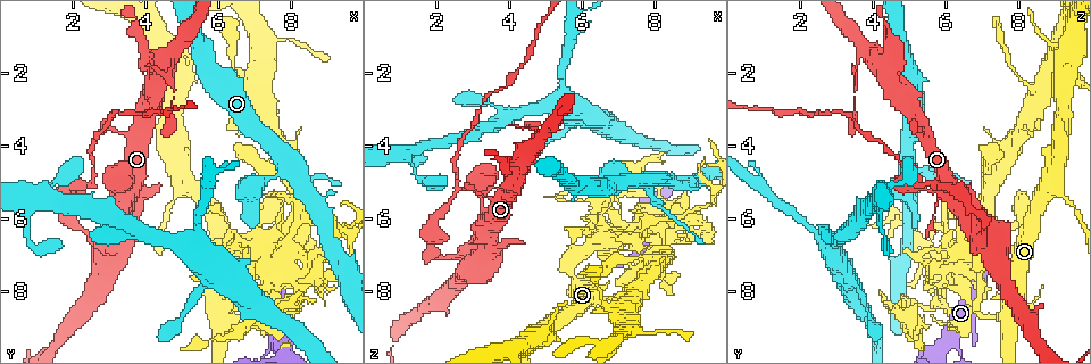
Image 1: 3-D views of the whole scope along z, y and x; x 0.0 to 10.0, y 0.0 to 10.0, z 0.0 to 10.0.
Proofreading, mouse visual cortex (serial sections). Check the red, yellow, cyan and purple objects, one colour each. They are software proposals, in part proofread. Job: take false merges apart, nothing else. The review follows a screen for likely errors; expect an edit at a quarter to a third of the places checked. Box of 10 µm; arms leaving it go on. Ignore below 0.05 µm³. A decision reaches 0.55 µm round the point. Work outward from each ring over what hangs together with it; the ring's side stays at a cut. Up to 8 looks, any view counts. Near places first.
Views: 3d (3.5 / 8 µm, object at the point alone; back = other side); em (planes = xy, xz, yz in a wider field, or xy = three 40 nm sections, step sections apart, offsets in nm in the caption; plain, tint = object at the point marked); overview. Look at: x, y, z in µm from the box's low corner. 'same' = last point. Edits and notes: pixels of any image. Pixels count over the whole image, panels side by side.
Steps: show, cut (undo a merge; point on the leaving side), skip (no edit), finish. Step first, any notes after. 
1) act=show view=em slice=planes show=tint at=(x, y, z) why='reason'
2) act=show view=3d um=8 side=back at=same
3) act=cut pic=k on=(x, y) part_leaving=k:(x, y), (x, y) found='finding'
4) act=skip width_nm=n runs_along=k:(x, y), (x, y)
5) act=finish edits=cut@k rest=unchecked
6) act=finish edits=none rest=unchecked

act=show view=3d um=3.5 at=(5.85, 7.05, 7.05) why='sudden change in width'

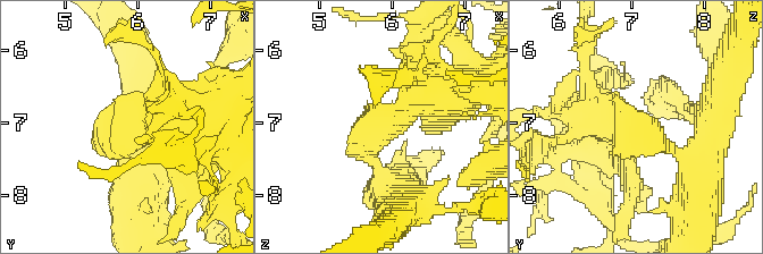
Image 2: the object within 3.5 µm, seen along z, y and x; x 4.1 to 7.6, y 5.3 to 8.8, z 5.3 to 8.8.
act=show view=em slice=xy step=1 show=tint at=(5.80, 7.05, 7.05) arm_widths_nm=300,500 why='now the EM'

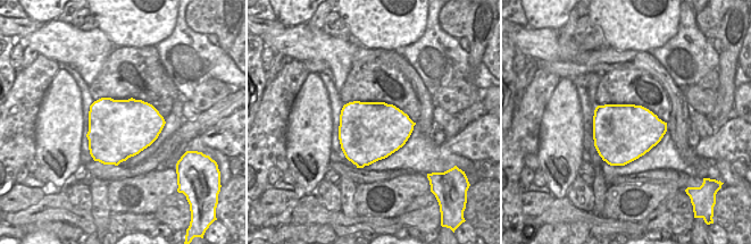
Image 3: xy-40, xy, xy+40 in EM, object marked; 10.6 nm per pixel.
act=show view=em slice=planes show=tint at=same why='another direction'

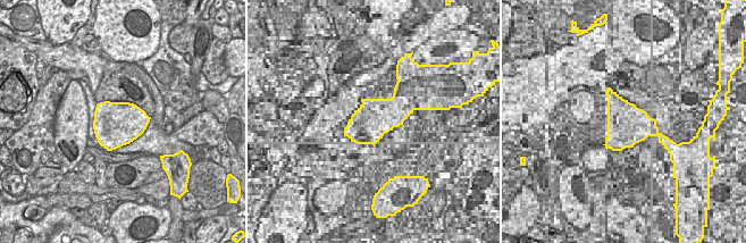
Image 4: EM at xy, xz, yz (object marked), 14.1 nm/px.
act=cut pic=2 on=(108, 134) part_leaving=2:(372, 159), (366, 136), (436, 95) found='two cells meet here'

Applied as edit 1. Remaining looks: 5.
act=show view=overview why='redraw'

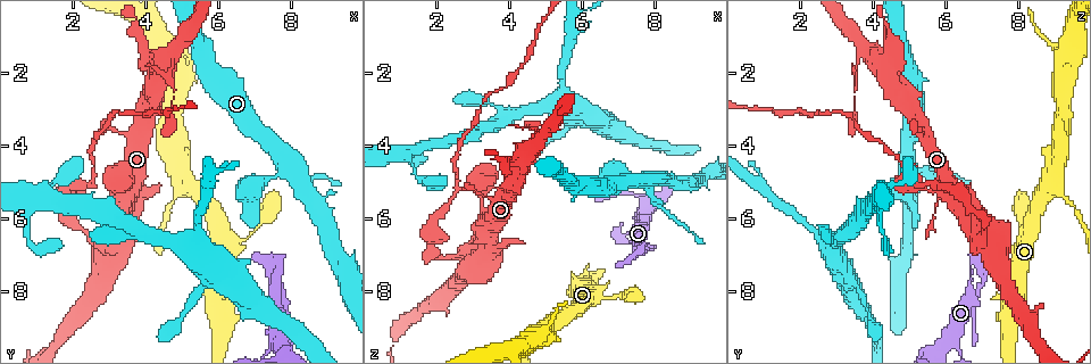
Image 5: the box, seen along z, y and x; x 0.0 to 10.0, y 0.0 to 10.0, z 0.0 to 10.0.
act=show view=3d um=3.5 at=(3.00, 6.60, 6.85) why='abrupt turn'

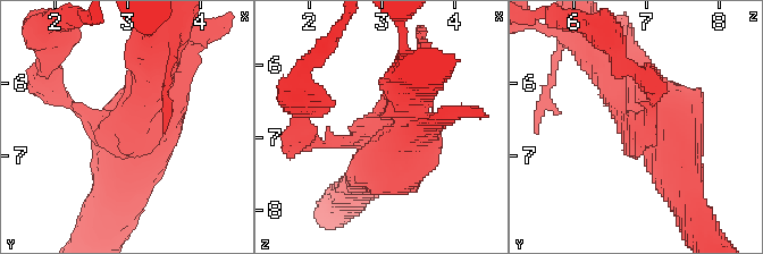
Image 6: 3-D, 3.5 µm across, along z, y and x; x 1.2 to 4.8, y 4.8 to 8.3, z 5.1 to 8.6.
act=show view=em slice=xy step=1 show=tint at=(3.00, 6.55, 6.90) why='shape alone is not enough'

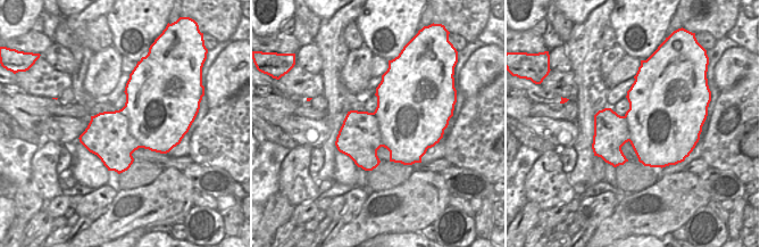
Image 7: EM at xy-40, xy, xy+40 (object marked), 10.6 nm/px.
act=cut pic=6 on=(73, 106) width_nm=650 part_leaving=6:(131, 123), (102, 127), (43, 74) found='two cells meet here'

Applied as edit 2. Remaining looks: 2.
act=finish edits=cut@2,cut@6 rest=unchecked

